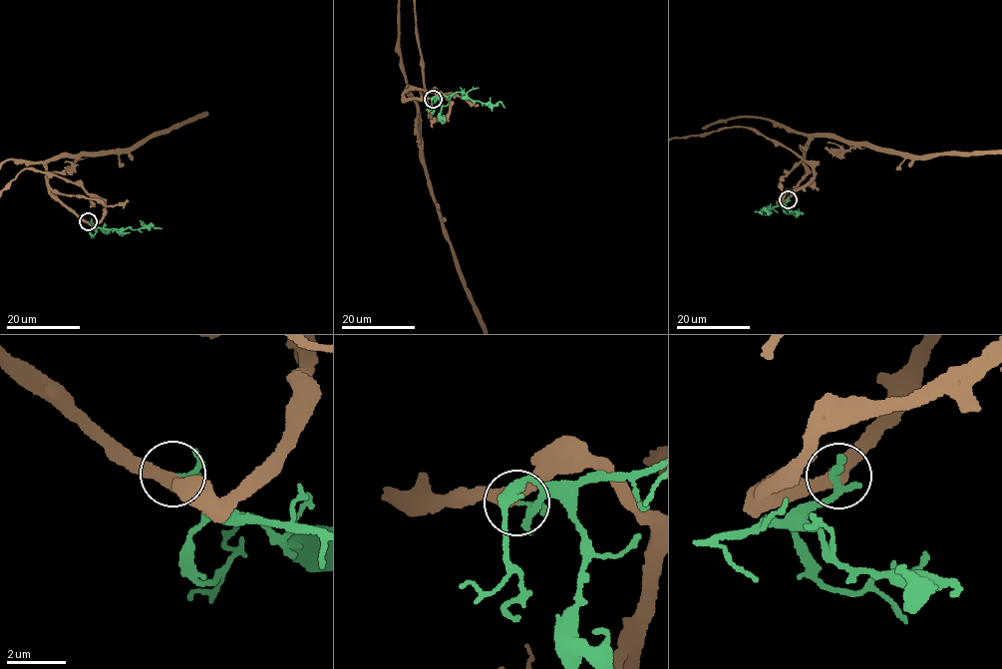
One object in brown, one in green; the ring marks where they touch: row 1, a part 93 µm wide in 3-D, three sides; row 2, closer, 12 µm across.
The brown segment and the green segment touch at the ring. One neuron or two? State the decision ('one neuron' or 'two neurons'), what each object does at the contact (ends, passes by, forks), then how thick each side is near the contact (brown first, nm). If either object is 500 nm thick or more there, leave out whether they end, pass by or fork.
two neurons; brown passes by; green forks there; 440 nm thick on the brown side, 120 nm on the other

